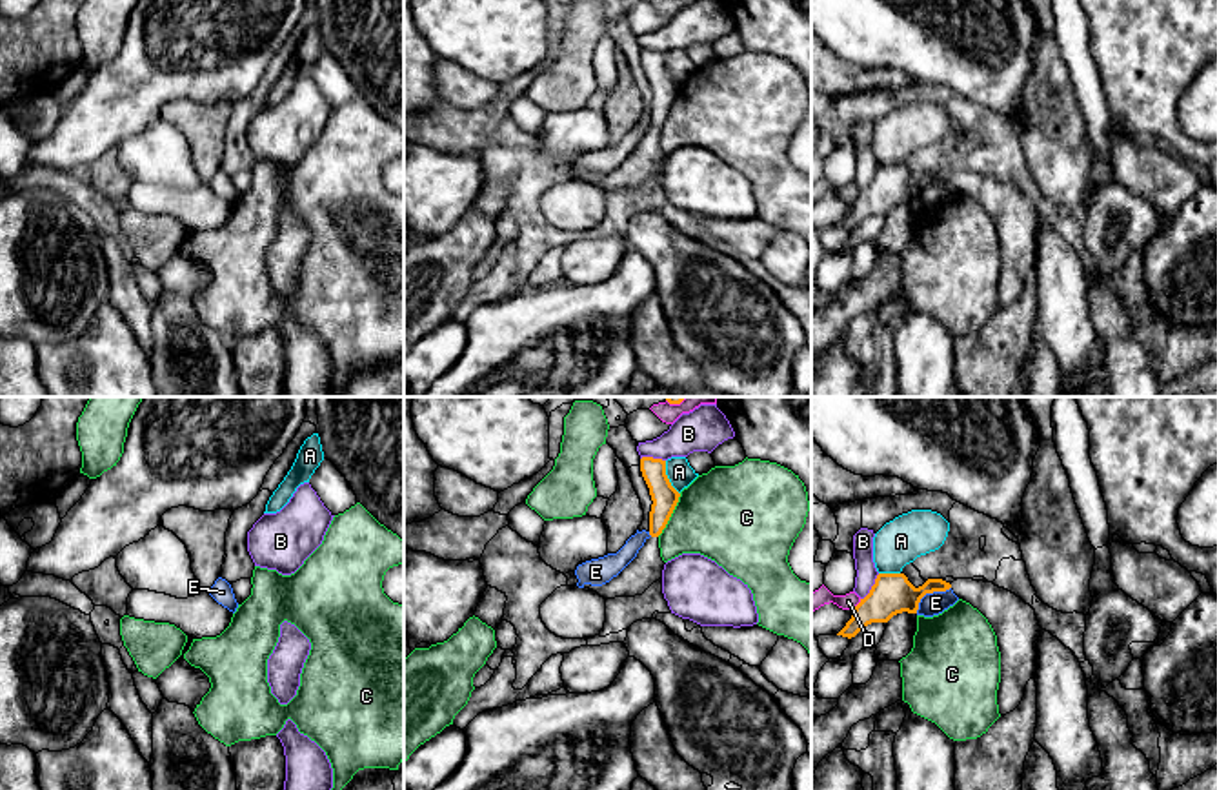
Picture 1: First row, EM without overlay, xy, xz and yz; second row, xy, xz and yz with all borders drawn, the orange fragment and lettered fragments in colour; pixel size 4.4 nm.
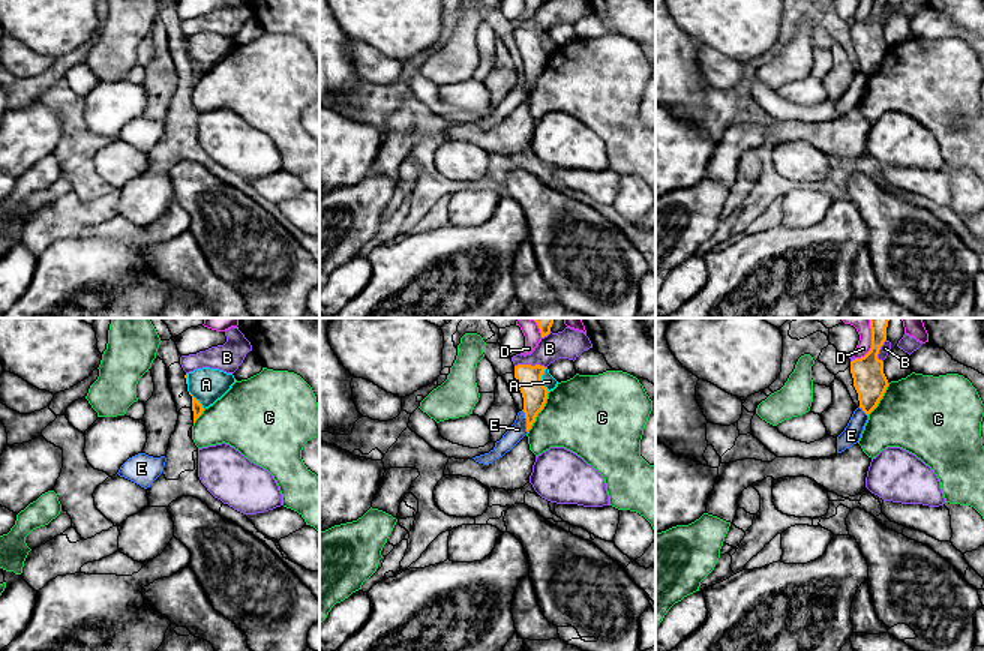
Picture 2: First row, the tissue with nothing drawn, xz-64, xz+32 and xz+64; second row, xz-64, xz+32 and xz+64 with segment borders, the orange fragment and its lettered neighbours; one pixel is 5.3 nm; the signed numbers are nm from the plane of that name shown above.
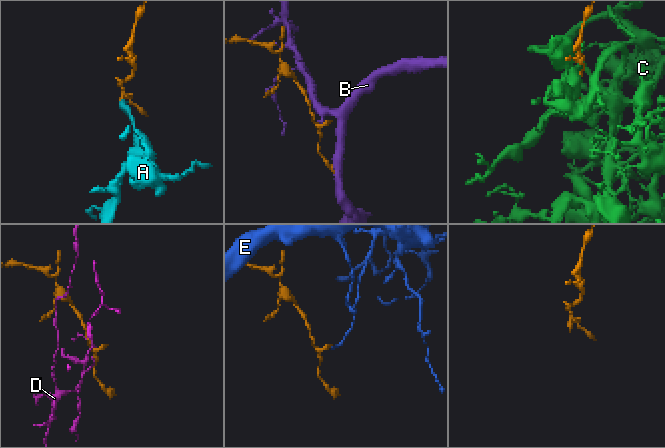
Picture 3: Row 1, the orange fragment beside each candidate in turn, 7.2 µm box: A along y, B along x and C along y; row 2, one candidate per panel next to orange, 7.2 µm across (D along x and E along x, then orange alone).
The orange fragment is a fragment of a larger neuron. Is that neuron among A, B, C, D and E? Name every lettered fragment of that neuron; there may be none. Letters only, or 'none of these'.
none of these

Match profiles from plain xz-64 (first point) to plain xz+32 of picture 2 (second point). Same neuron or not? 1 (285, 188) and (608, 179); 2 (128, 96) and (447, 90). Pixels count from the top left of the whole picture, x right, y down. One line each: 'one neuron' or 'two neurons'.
1: one neuron
2: one neuron

